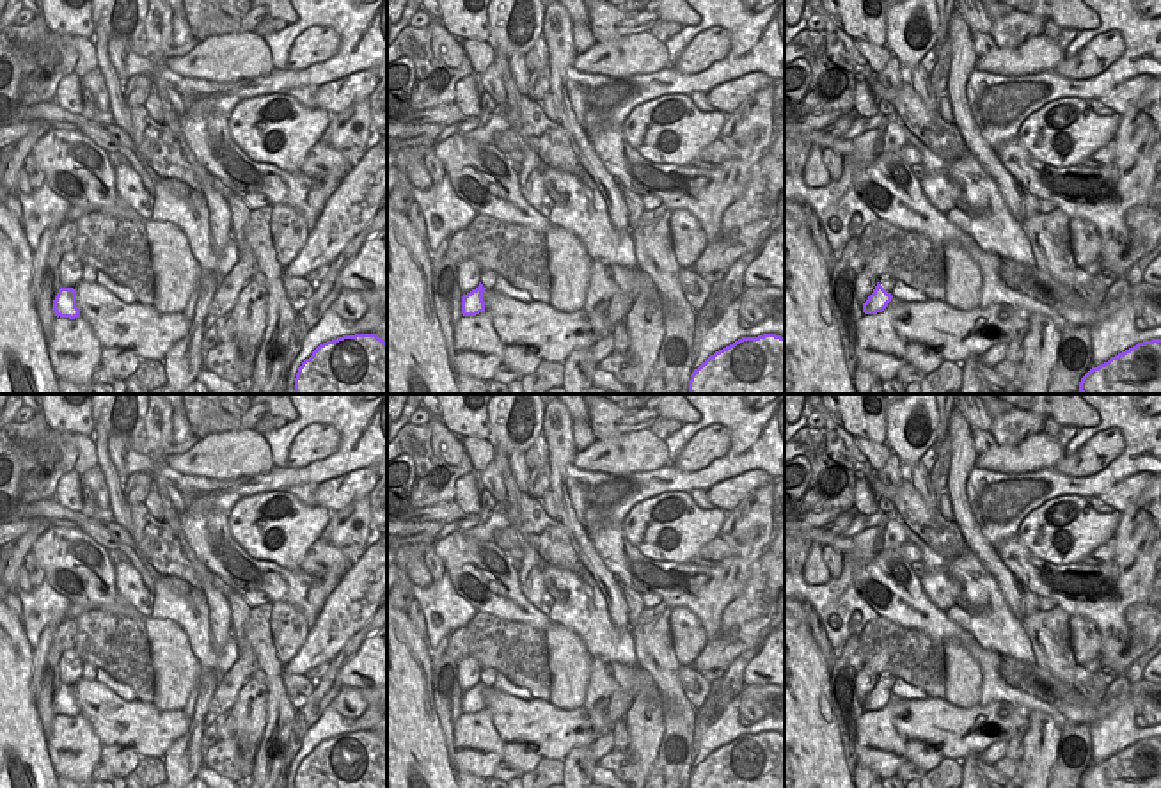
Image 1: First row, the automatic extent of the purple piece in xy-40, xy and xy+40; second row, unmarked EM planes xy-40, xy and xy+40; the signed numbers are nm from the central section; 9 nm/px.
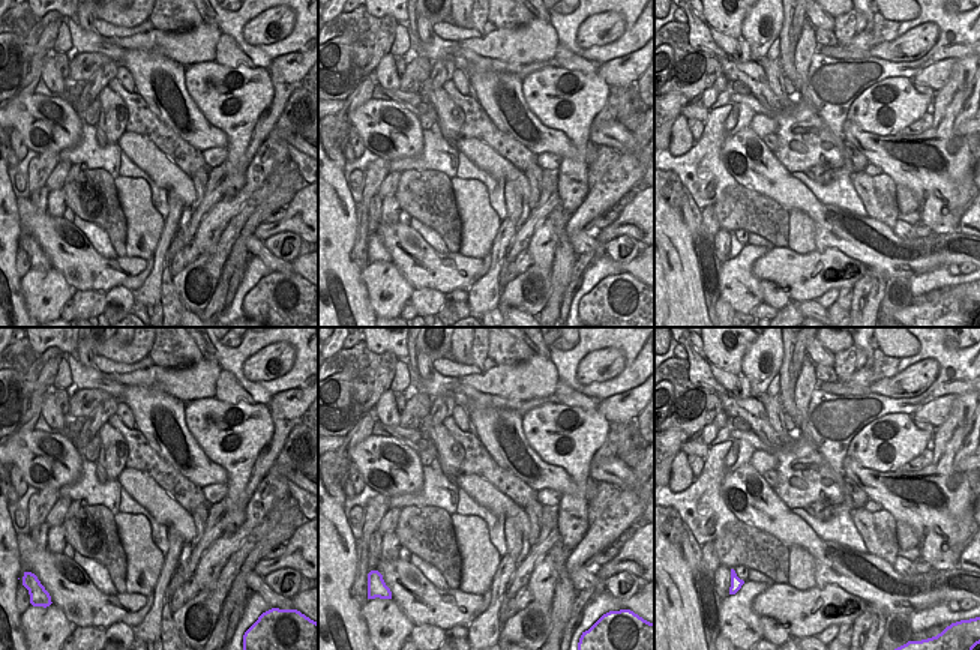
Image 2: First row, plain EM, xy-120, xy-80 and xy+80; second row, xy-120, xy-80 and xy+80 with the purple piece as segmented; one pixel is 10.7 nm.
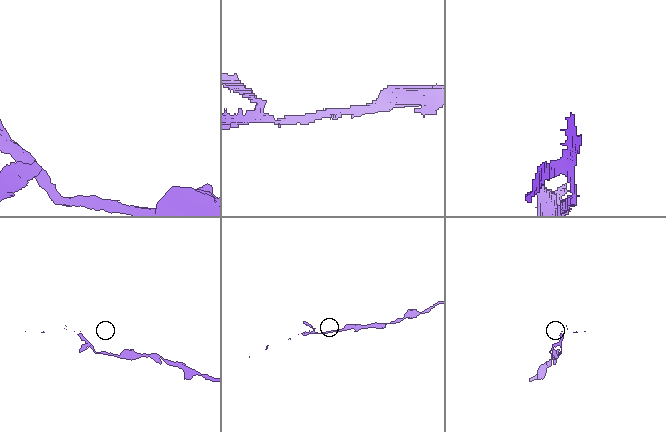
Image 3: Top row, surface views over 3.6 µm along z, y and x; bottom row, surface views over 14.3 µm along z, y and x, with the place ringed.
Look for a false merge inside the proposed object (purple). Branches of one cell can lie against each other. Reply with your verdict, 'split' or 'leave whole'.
split

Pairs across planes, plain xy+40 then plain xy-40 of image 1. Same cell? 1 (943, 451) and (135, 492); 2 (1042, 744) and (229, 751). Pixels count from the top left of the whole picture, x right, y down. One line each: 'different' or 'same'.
1: same
2: different

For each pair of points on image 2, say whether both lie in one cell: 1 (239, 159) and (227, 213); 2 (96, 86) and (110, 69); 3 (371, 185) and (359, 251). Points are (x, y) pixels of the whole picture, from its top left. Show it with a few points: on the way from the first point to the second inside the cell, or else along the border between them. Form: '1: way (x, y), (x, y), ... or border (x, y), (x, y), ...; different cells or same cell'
1: border (248, 165), (245, 183), (203, 218); different cells
2: way (98, 81), (105, 74); same cell
3: way (365, 201), (362, 206), (360, 234); same cell

